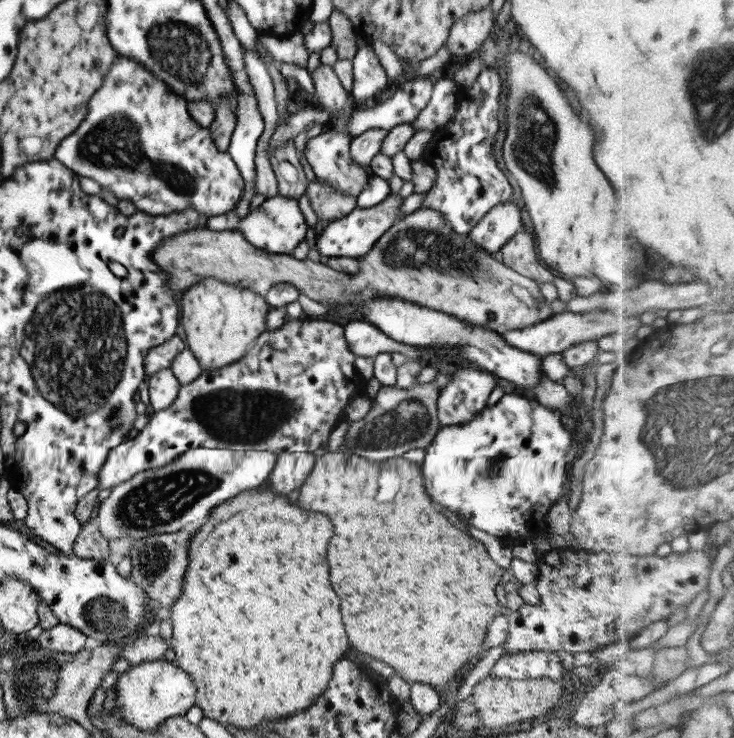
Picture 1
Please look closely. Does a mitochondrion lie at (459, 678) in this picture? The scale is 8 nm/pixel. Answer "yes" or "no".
no

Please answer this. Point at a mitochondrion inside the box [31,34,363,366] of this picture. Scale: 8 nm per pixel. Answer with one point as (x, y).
(113, 142)

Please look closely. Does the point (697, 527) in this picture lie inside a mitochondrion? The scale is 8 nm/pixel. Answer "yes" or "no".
no

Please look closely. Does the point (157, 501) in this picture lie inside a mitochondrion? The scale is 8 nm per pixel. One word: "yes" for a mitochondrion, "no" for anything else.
yes

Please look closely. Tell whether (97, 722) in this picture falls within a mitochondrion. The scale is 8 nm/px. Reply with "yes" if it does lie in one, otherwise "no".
no

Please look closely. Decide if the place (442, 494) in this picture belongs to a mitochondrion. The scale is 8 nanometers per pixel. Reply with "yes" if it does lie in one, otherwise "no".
no

